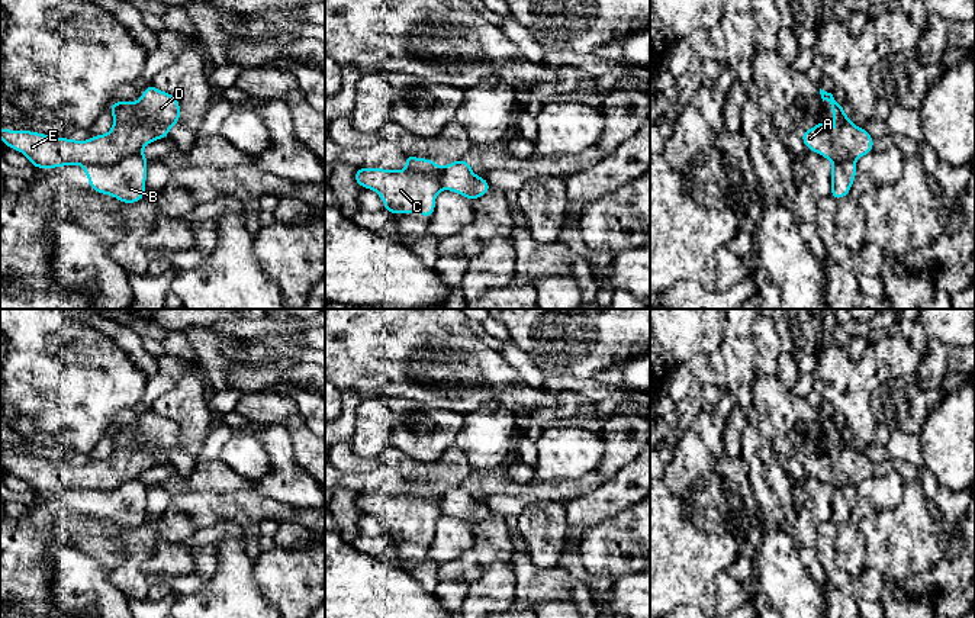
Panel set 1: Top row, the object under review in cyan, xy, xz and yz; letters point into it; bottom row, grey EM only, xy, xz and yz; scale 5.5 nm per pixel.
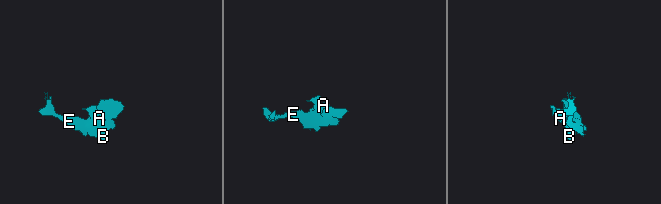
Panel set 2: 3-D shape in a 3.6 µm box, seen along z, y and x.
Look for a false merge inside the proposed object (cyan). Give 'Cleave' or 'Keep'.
Cleave

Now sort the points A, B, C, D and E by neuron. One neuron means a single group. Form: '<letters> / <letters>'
A C D E / B

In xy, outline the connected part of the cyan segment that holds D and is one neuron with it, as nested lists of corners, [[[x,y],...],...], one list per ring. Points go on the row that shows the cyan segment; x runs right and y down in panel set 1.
[[[152,84],[142,90],[138,102],[115,102],[109,109],[113,126],[104,135],[94,135],[86,141],[55,138],[33,131],[0,129],[4,147],[22,152],[36,168],[58,168],[64,165],[102,165],[116,164],[123,155],[149,145],[152,141],[168,138],[170,128],[180,122],[180,102],[170,93]]]

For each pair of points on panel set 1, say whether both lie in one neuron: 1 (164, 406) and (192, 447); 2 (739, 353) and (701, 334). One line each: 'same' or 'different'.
1: same
2: different

